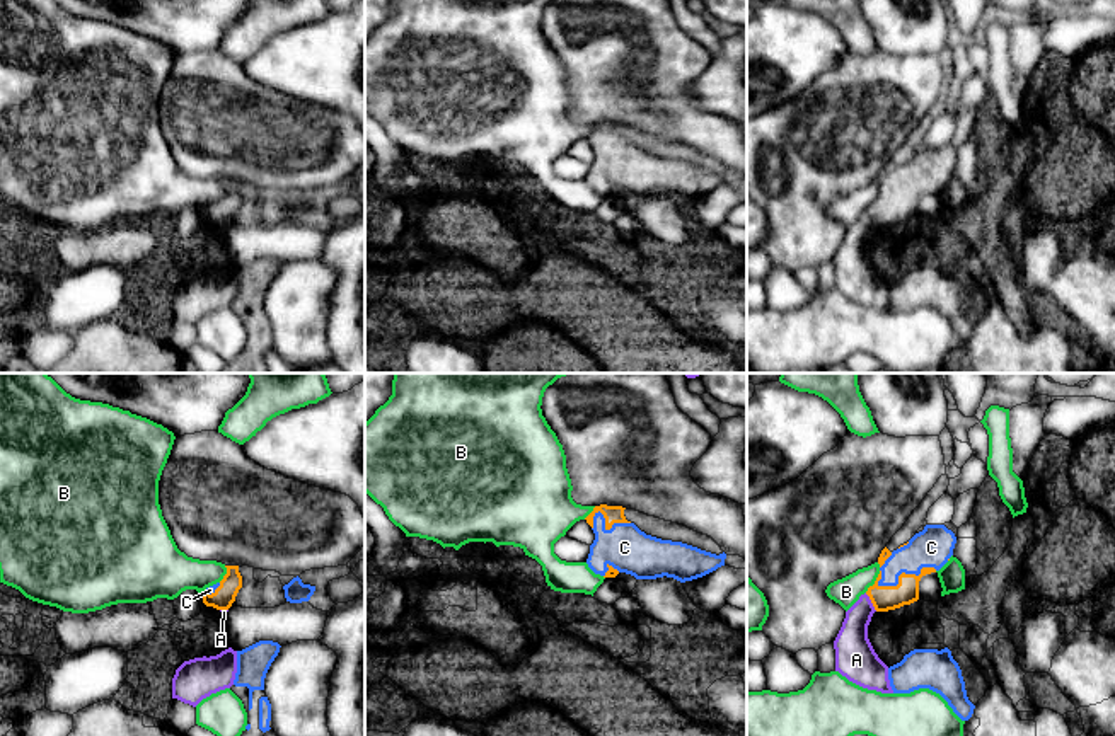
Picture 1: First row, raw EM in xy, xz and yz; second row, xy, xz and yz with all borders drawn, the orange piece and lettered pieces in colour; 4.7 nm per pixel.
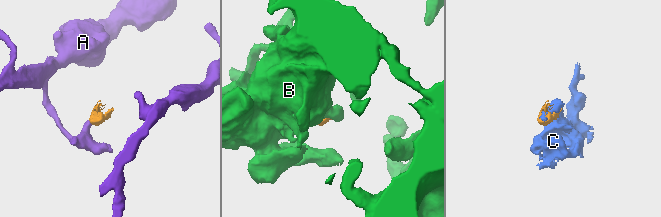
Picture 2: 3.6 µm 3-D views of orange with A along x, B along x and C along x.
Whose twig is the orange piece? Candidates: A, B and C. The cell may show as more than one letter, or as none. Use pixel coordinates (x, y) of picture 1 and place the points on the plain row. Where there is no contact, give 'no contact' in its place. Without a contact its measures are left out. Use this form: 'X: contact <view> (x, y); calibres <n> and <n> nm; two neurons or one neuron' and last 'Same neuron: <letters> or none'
A: contact yz (872, 220); calibres 120 and 180 nm; two neurons
B: contact yz (875, 200); calibres 120 and 140 nm; two neurons
C: contact yz (904, 191); calibres 120 and 190 nm; one neuron
Same neuron: C

